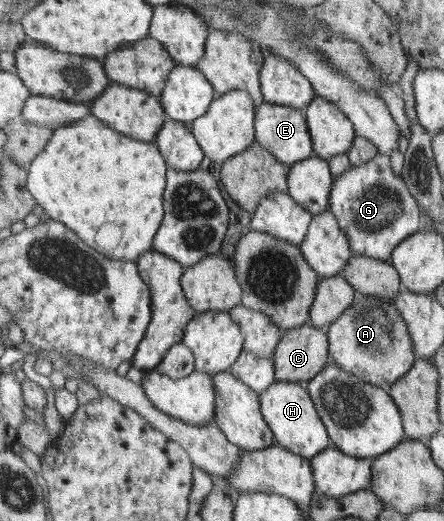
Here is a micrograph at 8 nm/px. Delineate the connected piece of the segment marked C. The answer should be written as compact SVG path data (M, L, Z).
M311 323L282 333L279 346L275 351L275 377L280 382L308 383L314 379L329 363L328 335L326 329L316 328Z

